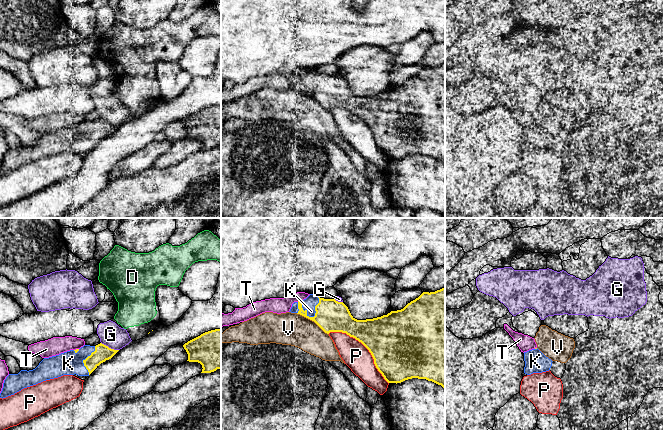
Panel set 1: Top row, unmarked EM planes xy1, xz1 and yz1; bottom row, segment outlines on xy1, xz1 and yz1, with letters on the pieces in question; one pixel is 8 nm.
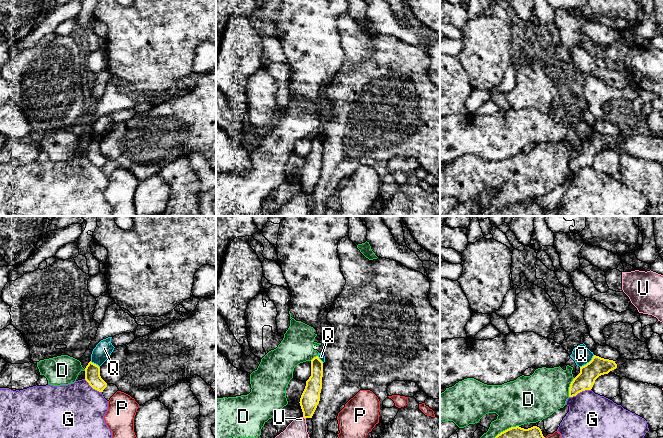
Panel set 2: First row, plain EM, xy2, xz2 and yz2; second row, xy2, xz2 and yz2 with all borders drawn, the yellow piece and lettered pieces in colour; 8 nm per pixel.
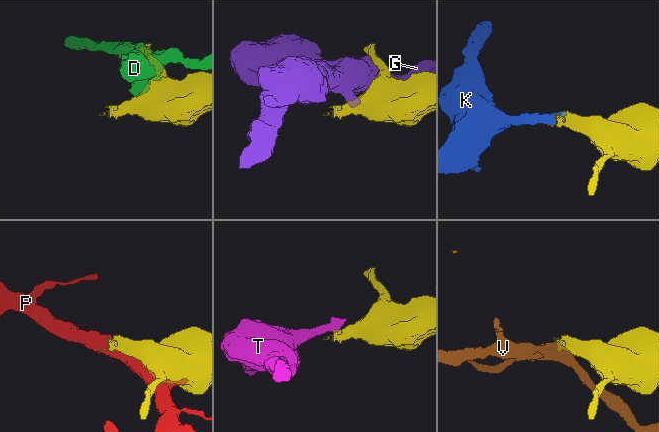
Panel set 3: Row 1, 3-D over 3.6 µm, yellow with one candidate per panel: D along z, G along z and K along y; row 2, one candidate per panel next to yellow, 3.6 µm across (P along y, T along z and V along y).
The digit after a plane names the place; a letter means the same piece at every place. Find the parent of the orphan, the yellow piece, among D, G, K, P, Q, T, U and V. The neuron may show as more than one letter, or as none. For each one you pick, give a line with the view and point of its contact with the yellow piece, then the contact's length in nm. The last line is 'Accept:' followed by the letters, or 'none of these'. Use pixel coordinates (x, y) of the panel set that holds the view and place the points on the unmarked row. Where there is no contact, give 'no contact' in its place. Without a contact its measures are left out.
K: xz1 (315, 86) | 180 nm
Accept: K

